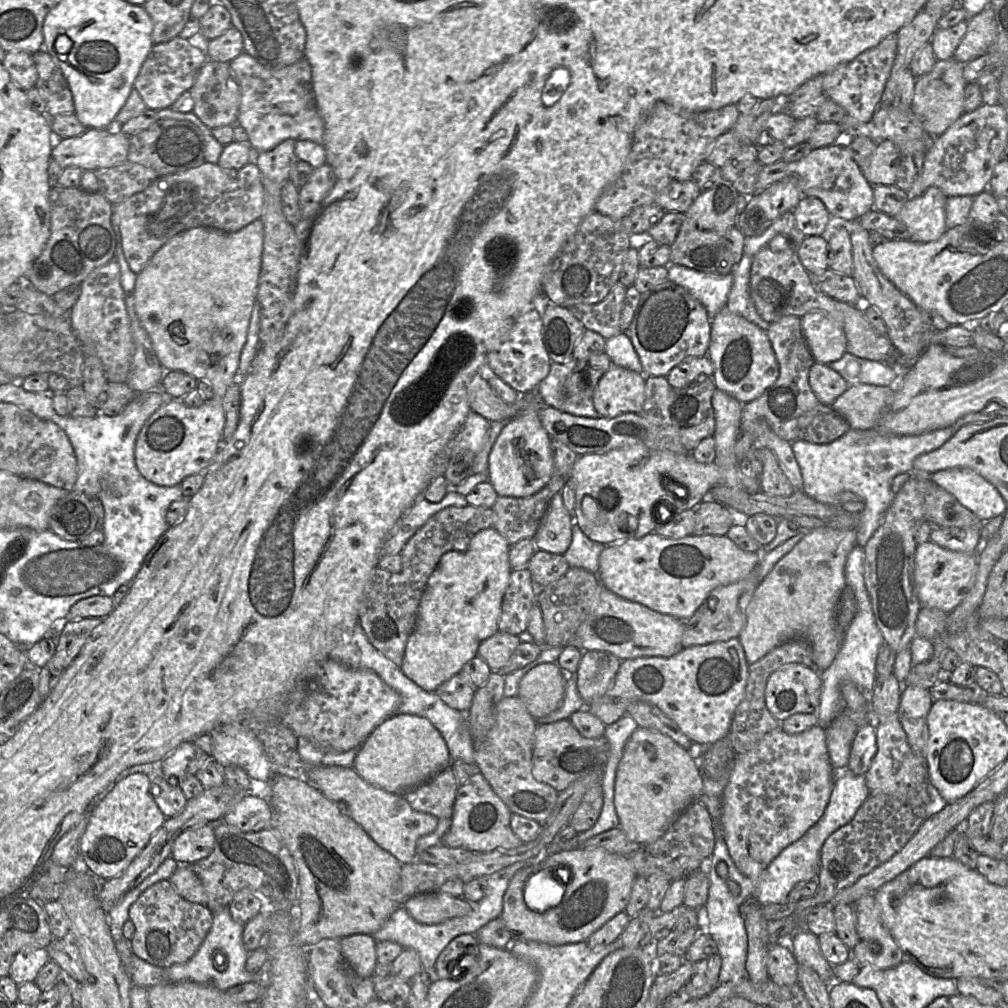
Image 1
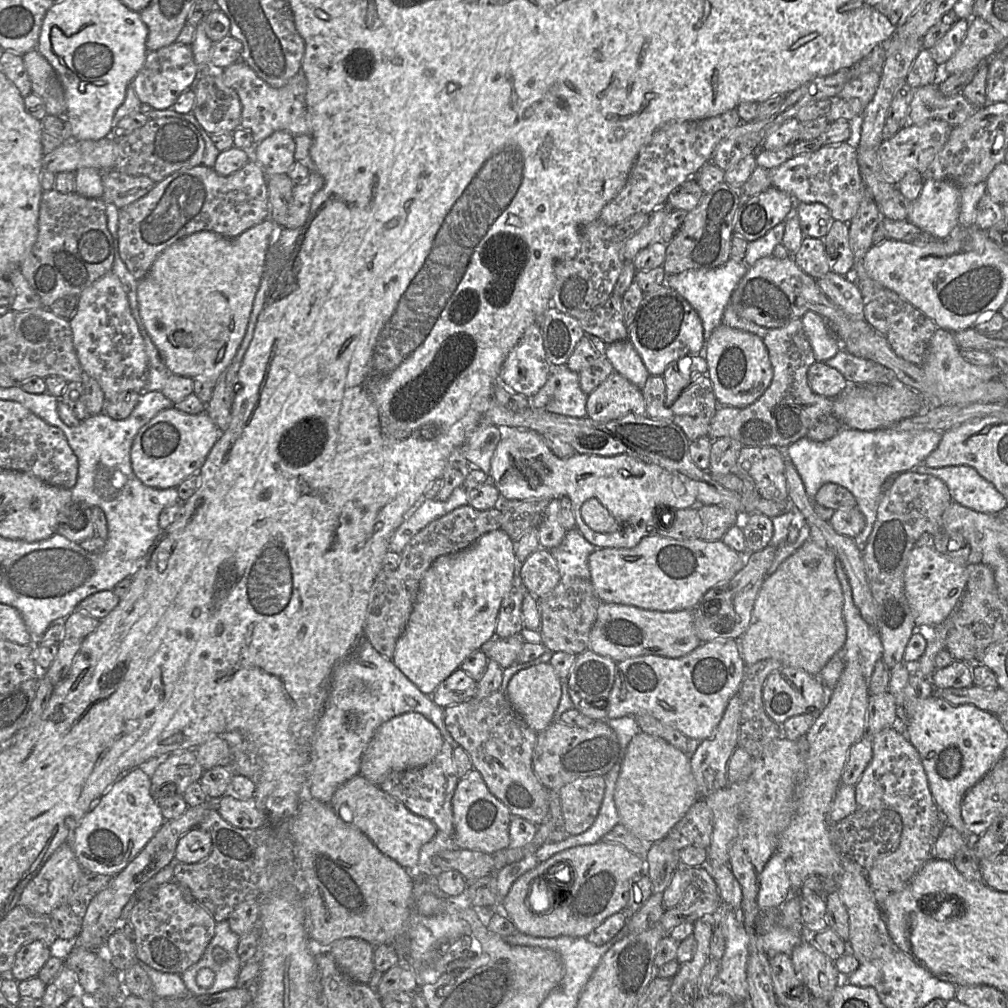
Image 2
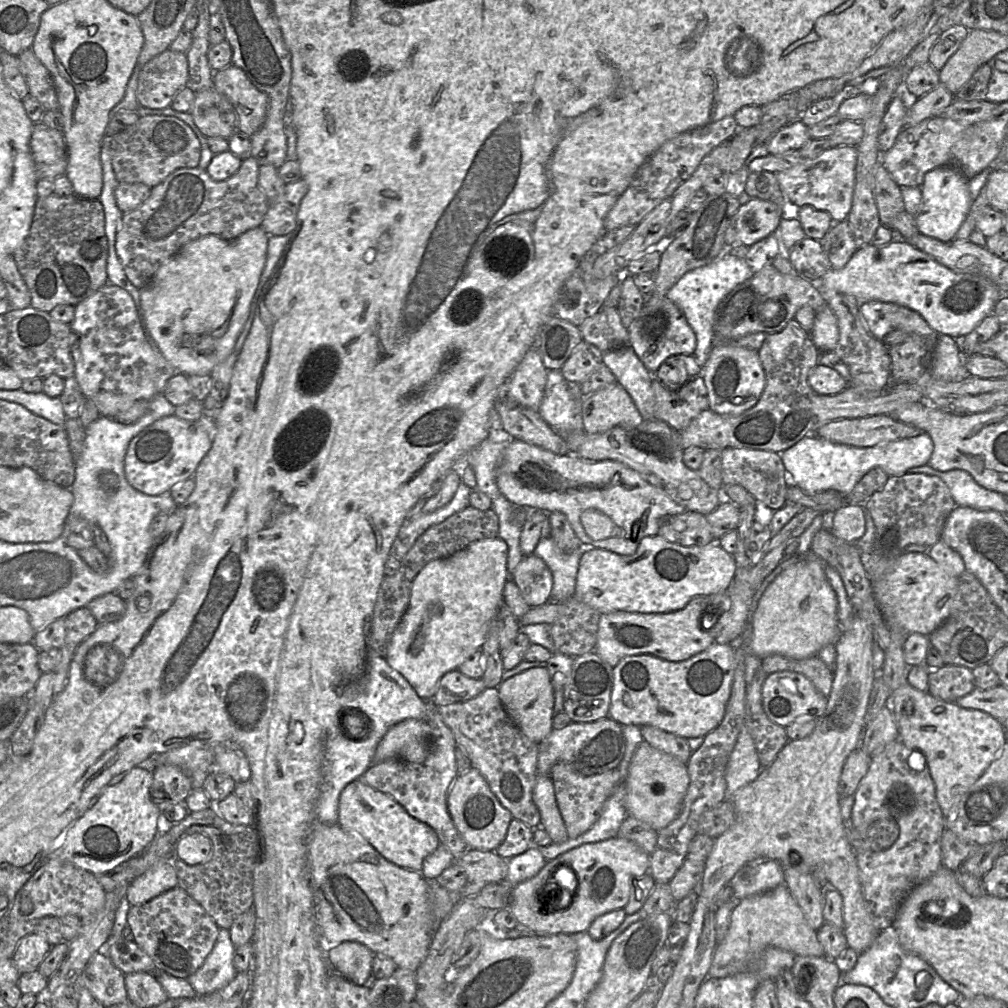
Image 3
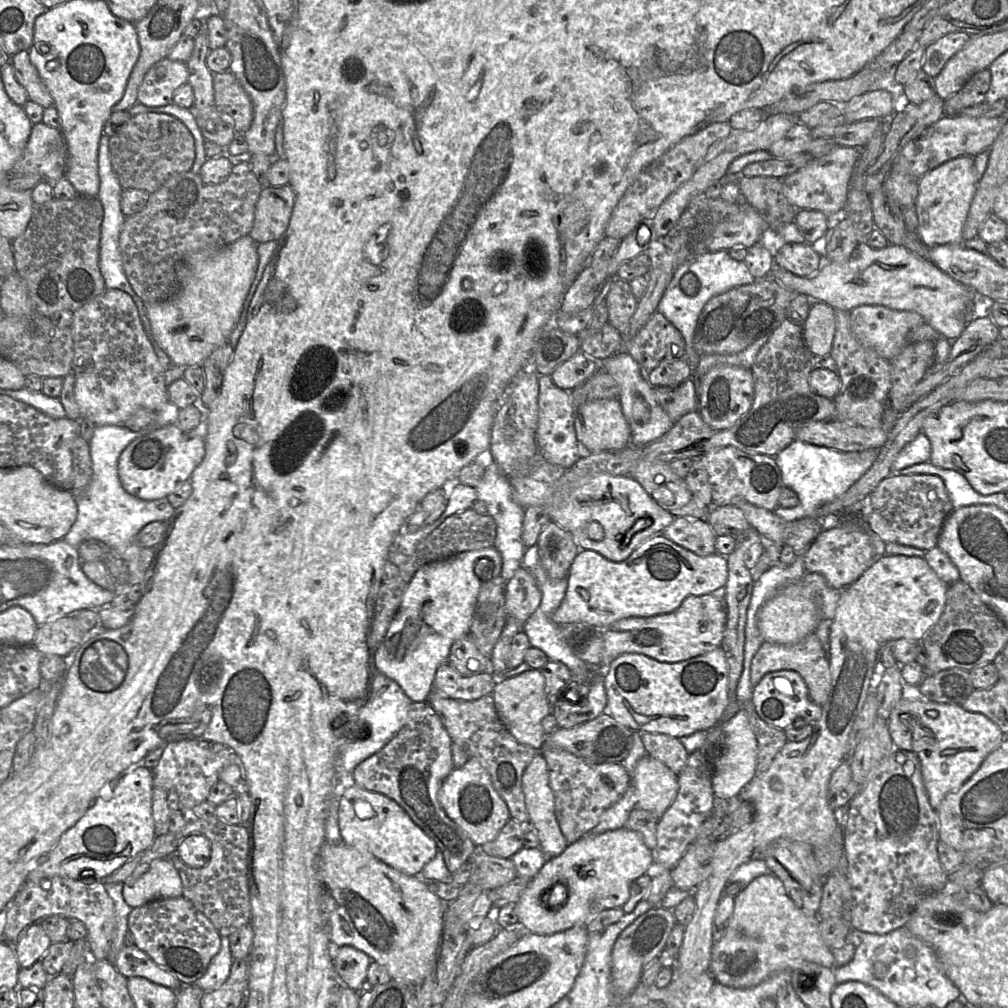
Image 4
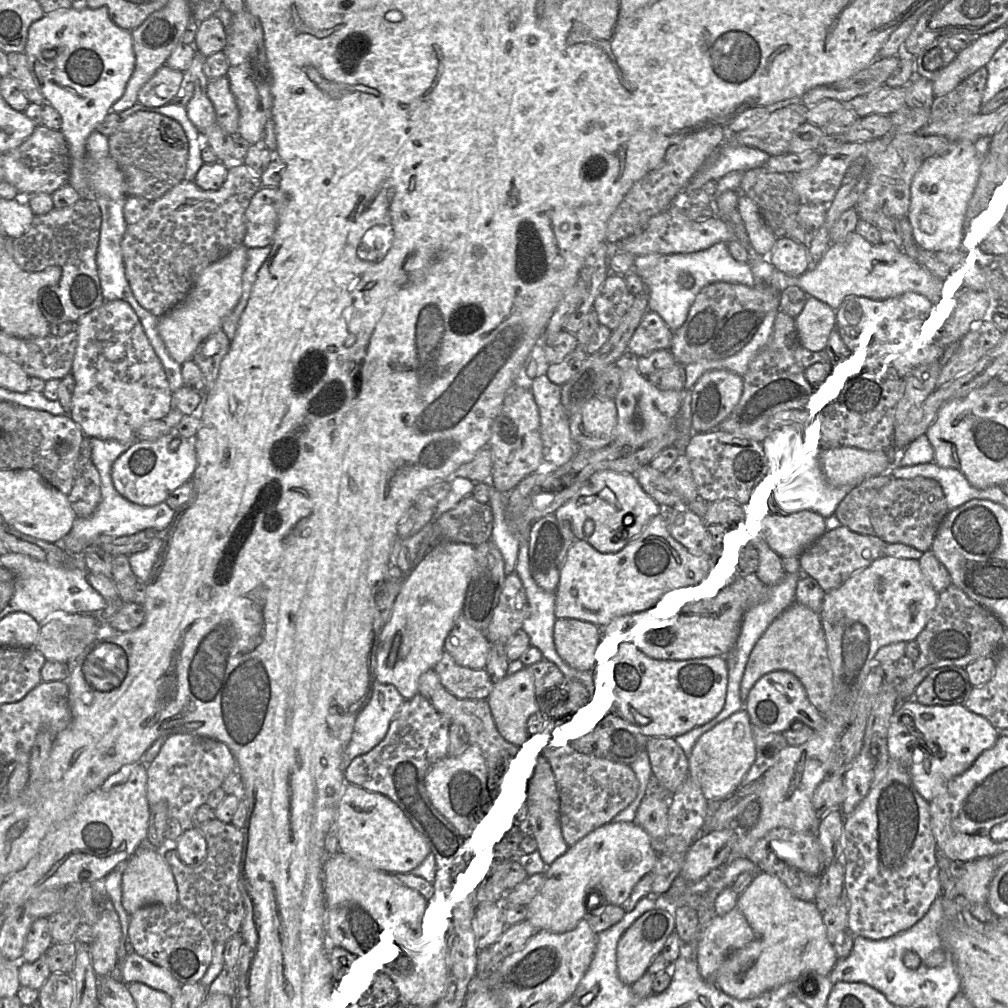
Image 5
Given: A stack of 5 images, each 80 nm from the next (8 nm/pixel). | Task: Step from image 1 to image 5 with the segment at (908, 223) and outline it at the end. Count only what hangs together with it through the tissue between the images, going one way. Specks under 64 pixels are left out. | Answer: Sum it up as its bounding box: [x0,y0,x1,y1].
[908,138,990,254]

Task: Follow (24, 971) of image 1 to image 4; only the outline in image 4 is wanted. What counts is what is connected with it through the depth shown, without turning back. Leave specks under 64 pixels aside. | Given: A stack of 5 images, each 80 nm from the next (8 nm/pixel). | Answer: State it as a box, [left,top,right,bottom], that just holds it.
[14,923,51,968]

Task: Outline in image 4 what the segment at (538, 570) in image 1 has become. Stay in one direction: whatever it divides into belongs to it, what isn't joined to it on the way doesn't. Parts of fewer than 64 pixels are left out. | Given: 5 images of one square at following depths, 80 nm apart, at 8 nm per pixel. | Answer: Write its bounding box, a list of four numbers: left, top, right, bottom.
[505,566,542,624]

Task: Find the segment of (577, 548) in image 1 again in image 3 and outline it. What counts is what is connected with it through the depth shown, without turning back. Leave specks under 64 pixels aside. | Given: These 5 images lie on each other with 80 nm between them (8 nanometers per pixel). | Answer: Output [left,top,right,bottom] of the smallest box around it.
[532,537,594,602]

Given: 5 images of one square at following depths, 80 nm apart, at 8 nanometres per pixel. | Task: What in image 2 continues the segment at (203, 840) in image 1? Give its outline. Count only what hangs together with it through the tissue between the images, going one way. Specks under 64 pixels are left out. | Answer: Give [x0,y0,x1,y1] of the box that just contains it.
[175,827,211,863]

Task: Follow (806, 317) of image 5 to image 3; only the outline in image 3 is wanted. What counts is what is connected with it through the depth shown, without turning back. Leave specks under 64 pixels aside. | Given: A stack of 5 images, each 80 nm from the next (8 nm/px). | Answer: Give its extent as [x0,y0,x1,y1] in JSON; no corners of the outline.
[810,305,839,353]

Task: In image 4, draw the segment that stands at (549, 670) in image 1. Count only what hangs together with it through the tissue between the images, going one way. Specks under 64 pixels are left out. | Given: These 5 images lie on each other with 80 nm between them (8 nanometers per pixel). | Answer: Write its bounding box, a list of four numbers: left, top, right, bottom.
[492,669,551,751]

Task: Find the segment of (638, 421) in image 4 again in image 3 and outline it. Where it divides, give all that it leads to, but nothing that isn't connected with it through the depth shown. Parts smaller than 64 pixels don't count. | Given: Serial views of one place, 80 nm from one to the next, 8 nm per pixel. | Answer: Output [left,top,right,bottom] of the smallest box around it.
[602,345,655,419]

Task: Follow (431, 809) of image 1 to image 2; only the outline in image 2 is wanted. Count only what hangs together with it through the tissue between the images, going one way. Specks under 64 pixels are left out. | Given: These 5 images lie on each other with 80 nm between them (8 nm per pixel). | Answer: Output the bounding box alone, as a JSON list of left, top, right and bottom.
[379,741,459,834]

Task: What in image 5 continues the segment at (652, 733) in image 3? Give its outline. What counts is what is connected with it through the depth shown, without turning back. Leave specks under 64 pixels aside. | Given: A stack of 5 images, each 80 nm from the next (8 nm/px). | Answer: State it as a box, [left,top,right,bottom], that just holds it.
[646,737,688,793]

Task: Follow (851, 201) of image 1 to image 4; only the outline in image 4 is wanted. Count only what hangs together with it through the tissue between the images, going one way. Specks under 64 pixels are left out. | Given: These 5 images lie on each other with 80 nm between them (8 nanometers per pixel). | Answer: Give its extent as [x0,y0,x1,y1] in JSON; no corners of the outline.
[782,146,861,217]

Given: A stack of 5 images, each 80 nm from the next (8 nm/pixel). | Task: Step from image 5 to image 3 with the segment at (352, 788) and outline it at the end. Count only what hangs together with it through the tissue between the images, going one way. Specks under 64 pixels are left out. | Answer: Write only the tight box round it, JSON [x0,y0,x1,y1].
[338,778,440,872]

